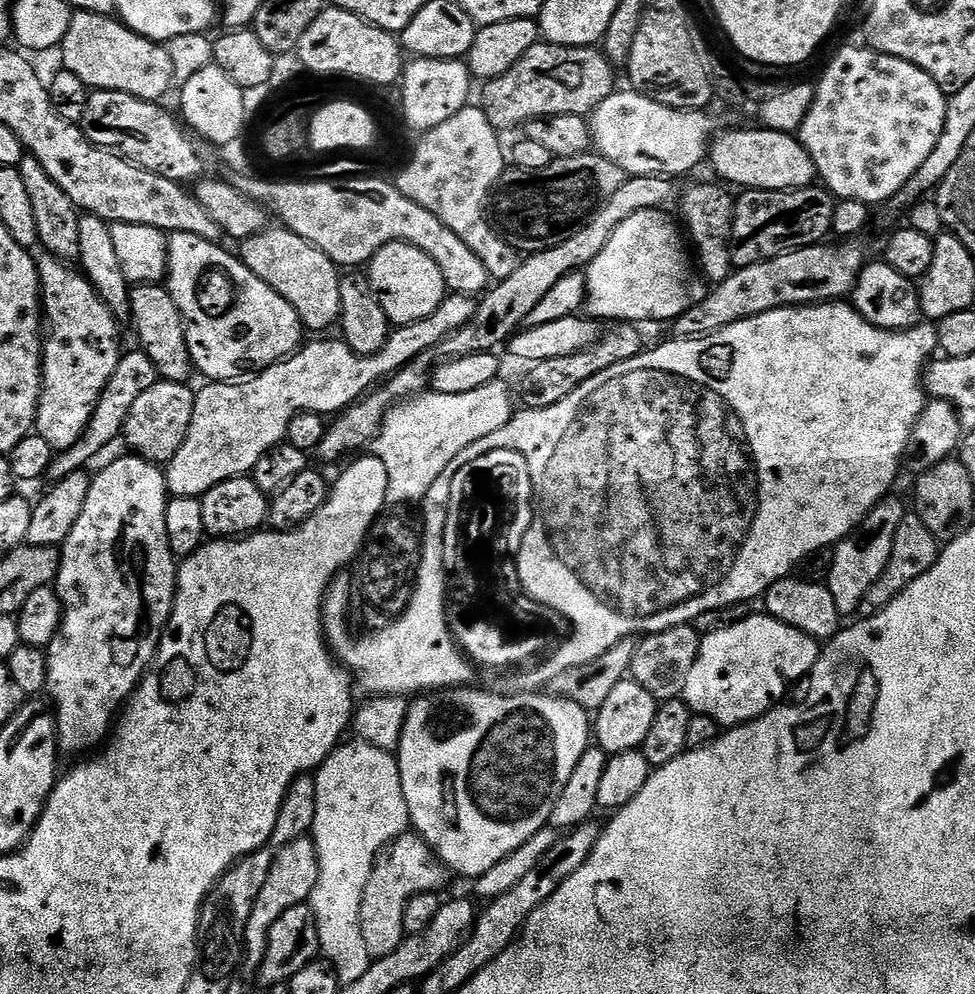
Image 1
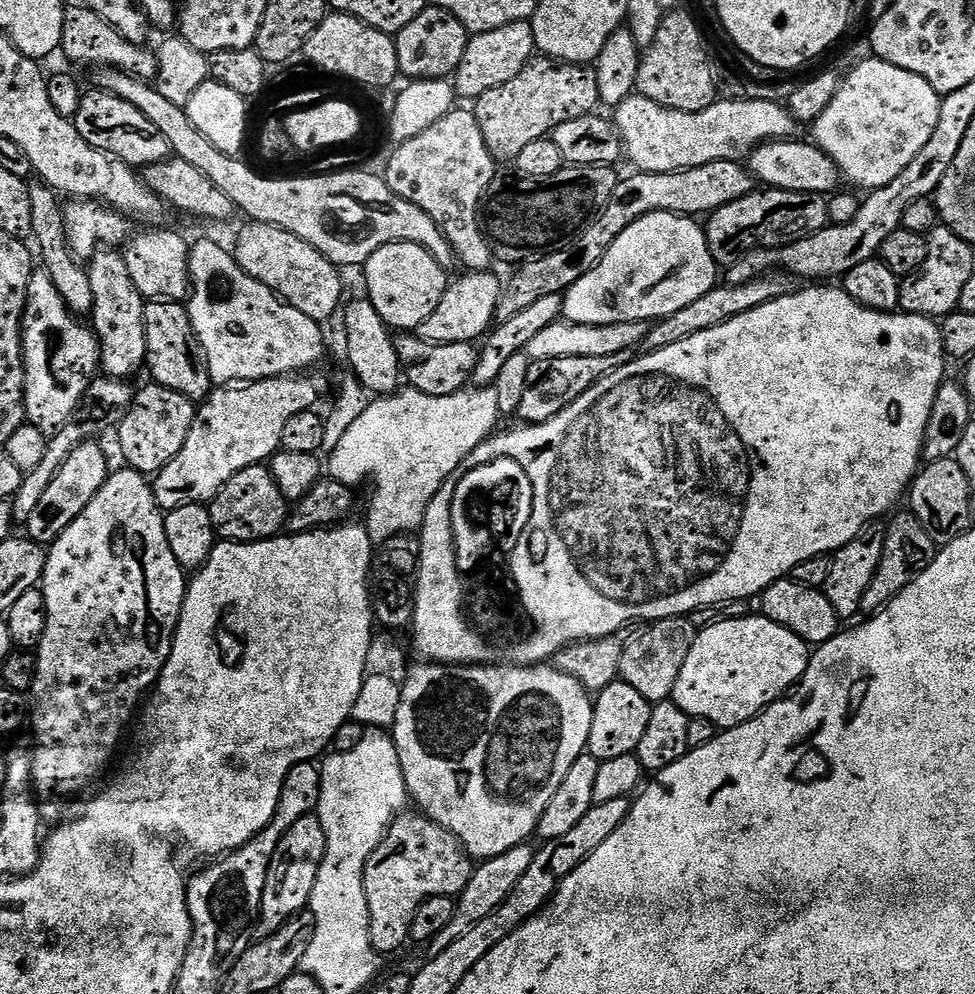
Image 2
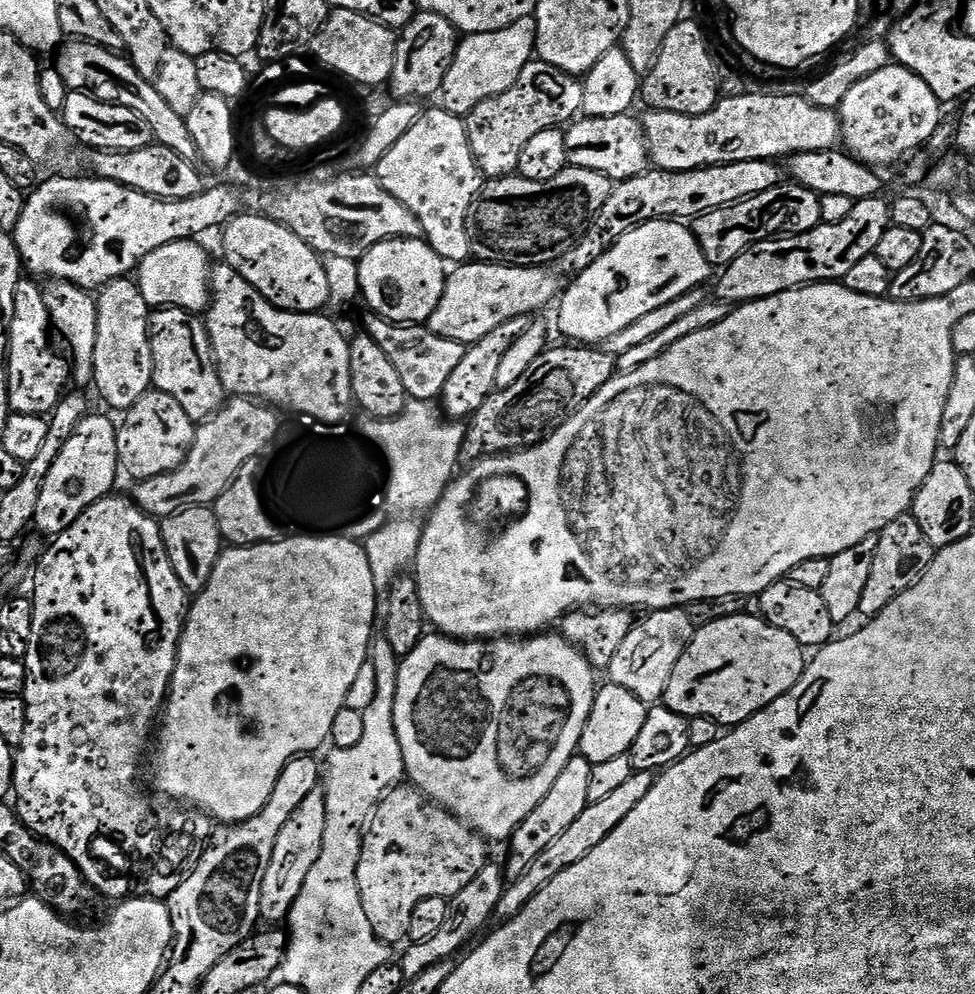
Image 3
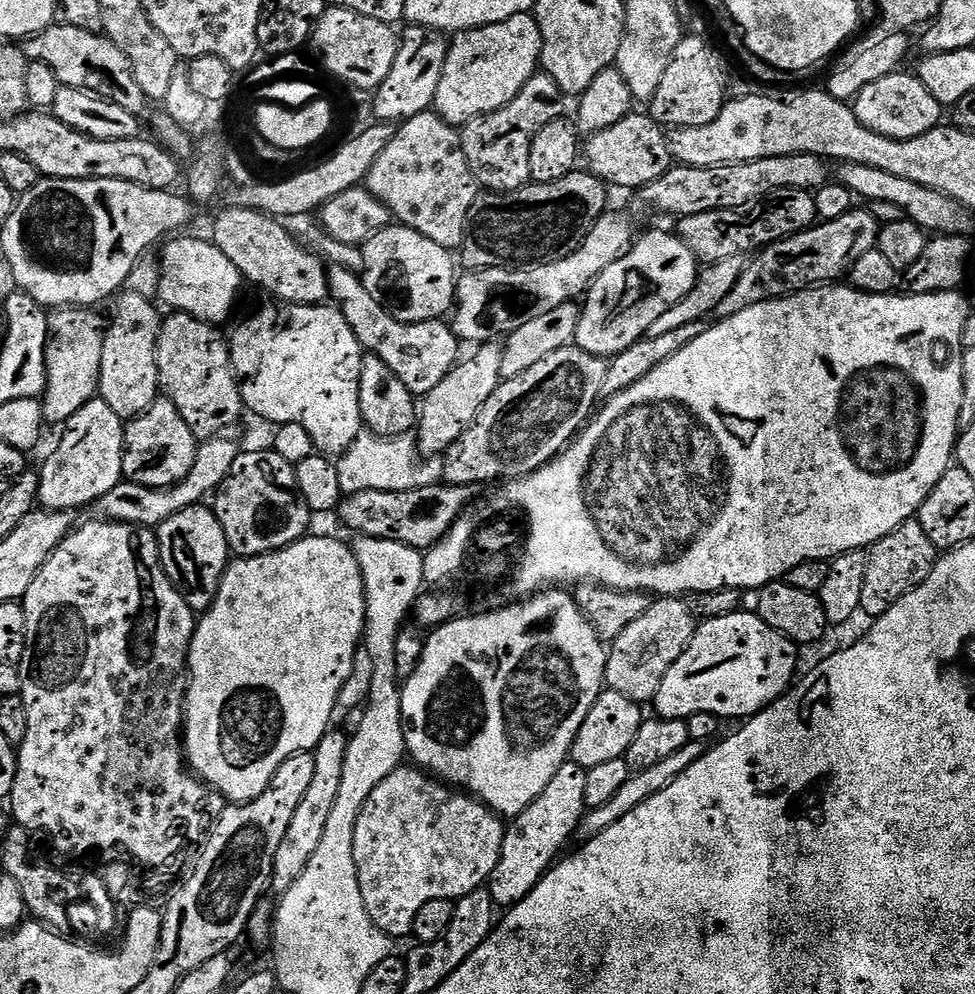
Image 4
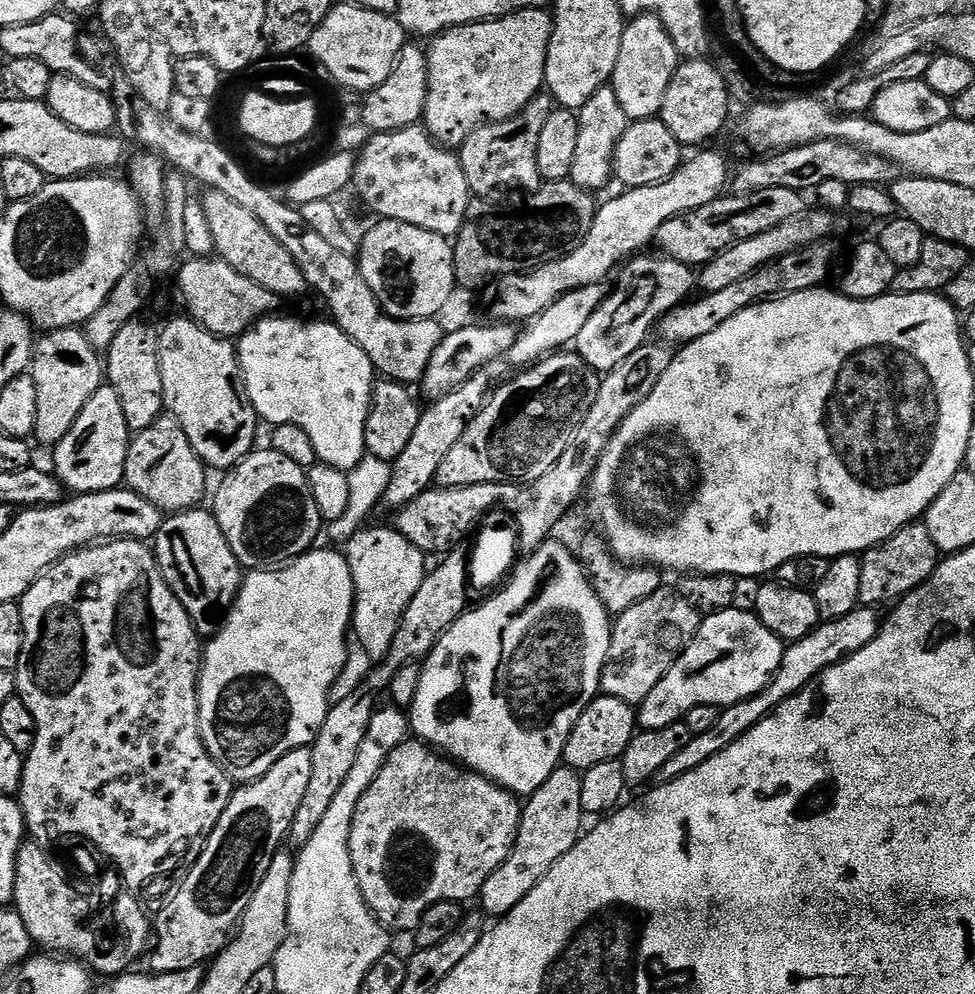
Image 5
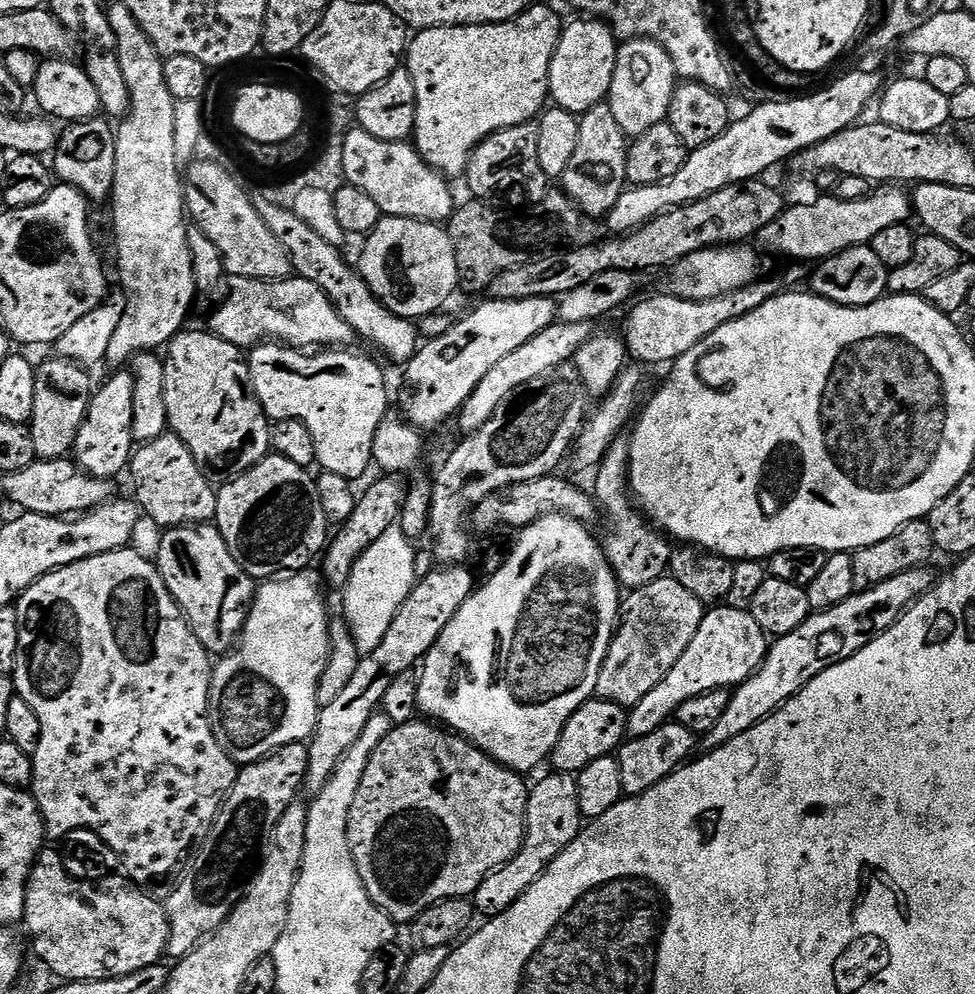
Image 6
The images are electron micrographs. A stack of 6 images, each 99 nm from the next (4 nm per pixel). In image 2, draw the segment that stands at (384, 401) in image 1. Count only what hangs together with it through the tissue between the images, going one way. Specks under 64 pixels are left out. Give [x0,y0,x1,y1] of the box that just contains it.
[495,160,754,324]

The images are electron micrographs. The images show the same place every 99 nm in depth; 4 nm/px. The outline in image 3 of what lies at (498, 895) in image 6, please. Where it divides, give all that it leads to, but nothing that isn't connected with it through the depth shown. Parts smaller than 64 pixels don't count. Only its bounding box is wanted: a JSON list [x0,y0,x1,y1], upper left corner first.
[506,754,592,881]

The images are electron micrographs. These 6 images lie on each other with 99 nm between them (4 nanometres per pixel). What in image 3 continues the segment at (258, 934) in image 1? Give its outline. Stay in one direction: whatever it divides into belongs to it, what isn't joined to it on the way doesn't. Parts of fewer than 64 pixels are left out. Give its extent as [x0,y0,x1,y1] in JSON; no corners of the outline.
[258,787,326,926]

